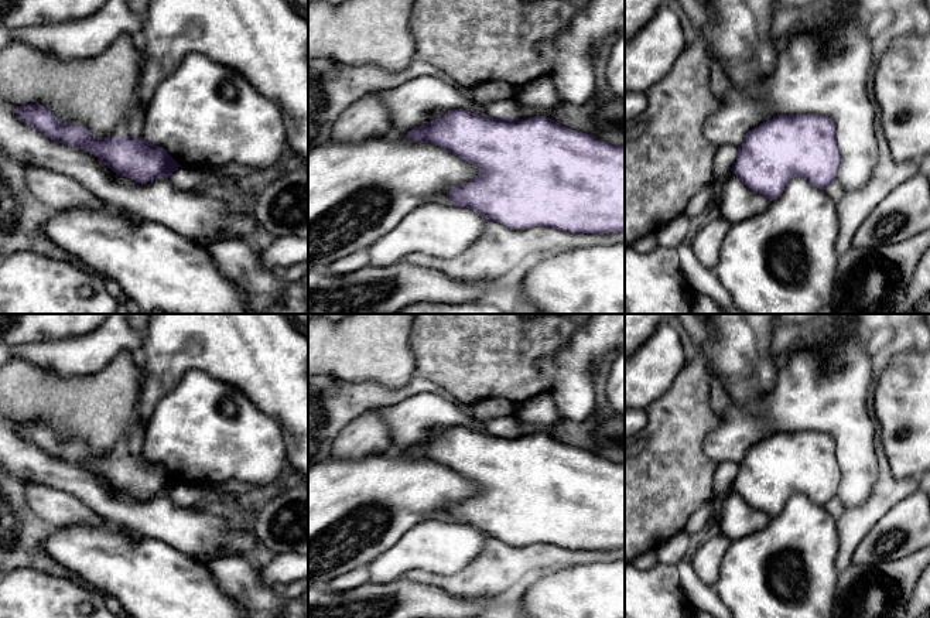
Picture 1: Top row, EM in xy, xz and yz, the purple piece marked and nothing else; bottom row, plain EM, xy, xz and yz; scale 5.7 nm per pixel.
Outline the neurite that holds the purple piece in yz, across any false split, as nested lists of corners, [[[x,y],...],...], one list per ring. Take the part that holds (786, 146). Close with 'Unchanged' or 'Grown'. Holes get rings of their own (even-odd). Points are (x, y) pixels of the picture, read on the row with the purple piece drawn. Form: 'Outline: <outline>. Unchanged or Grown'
Outline: [[[777,115],[748,133],[738,147],[734,173],[718,185],[718,215],[731,225],[763,214],[793,177],[804,177],[825,190],[837,180],[842,157],[834,122],[821,115]]]. Grown

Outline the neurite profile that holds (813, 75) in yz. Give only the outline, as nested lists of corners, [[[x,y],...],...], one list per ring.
[[[804,20],[793,21],[779,38],[775,71],[748,88],[731,86],[704,123],[704,136],[715,146],[739,147],[751,130],[777,115],[821,115],[834,122],[842,161],[837,180],[845,192],[862,188],[879,161],[875,136],[876,103],[869,98],[866,82],[875,65],[871,38],[864,24],[857,33],[835,40],[817,34]]]

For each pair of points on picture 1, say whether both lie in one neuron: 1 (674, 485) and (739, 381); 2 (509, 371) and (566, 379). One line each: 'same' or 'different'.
1: different
2: different

